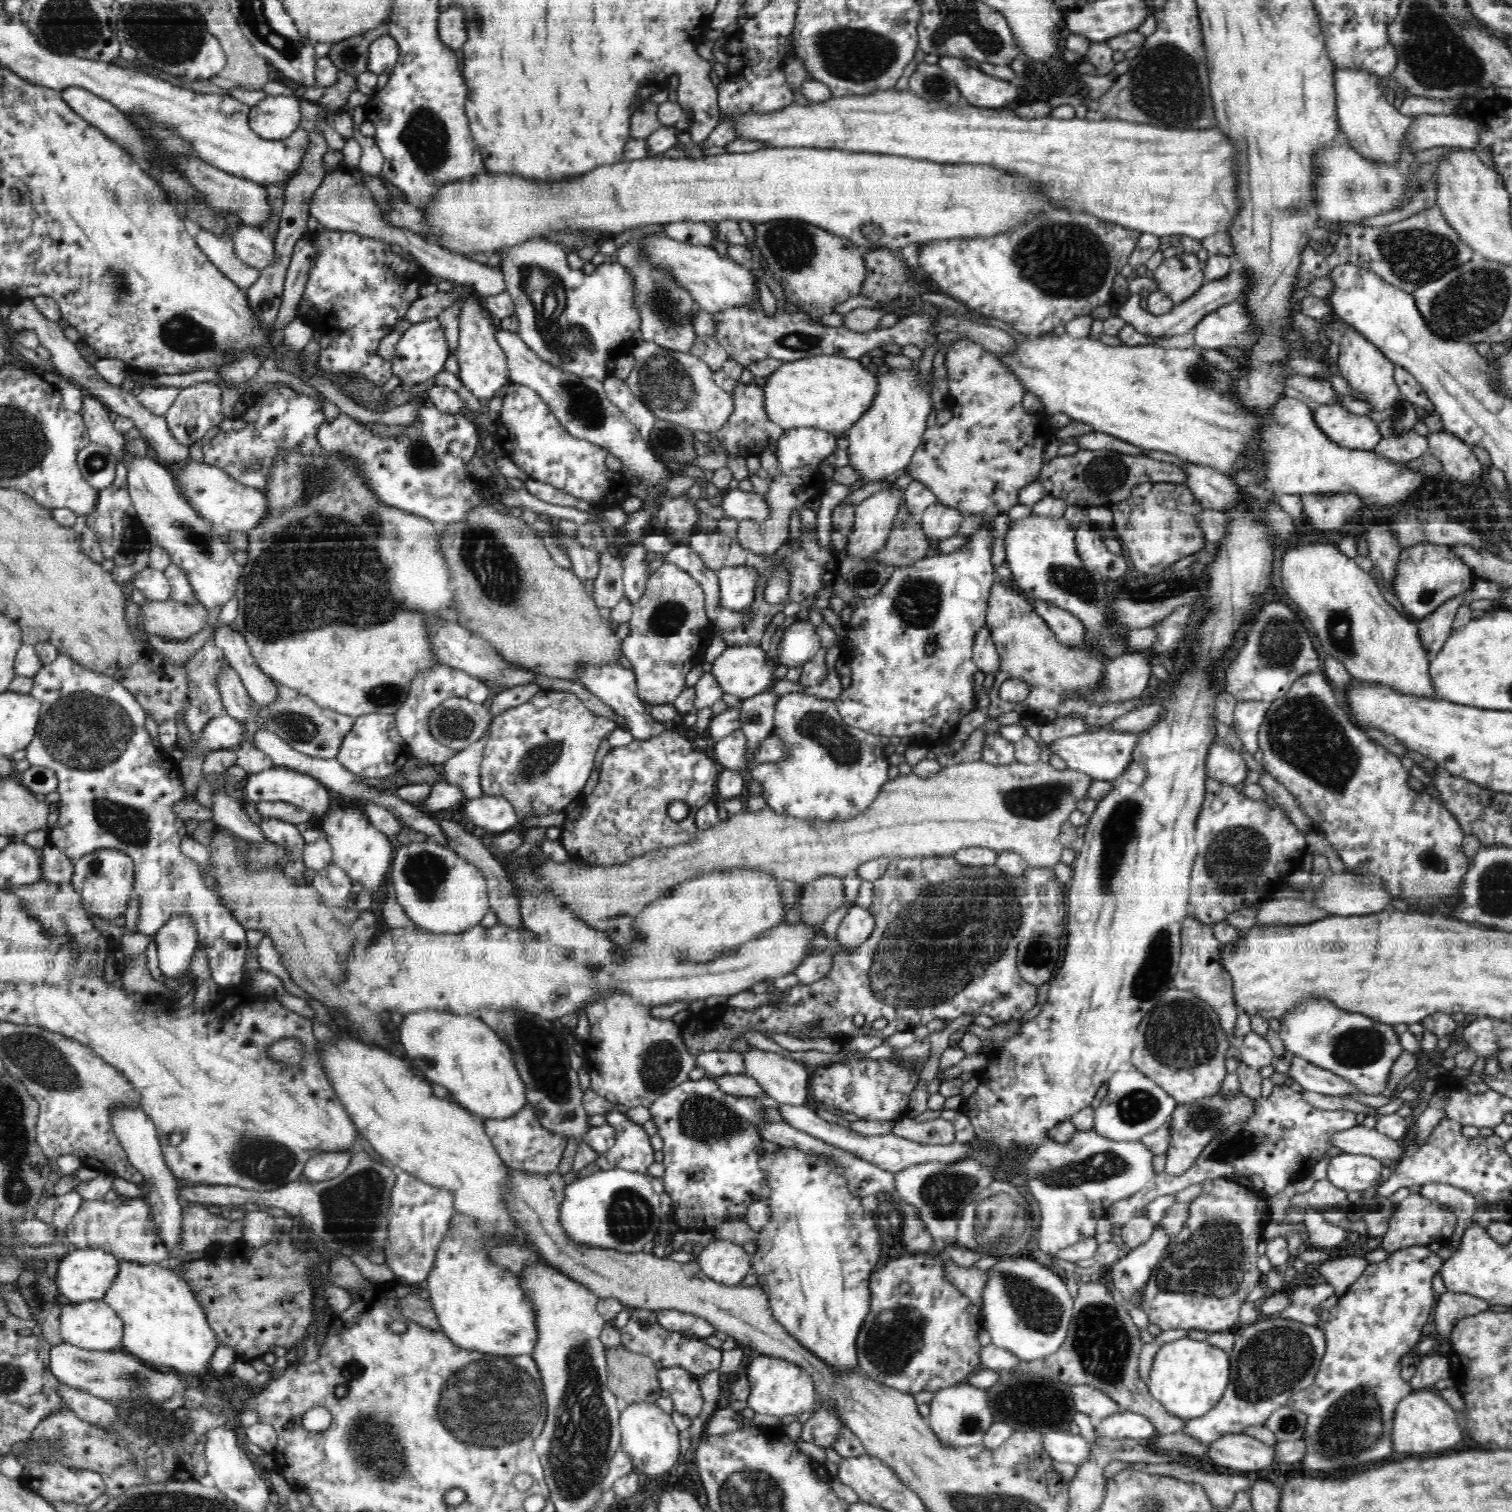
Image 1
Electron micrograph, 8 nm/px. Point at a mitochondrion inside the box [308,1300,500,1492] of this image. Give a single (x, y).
(380, 1454)

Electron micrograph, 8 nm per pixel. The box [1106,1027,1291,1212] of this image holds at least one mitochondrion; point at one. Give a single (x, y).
(1244, 1142)

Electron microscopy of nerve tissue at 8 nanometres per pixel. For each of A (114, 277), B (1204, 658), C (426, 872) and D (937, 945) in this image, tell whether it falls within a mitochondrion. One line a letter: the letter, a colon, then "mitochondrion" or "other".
A: mitochondrion
B: other
C: mitochondrion
D: mitochondrion

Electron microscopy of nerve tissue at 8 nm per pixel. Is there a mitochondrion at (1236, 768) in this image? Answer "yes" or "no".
no

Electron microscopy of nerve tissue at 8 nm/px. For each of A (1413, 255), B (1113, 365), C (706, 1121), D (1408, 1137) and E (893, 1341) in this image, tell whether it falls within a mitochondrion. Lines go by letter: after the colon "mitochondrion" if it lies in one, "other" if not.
A: mitochondrion
B: other
C: mitochondrion
D: other
E: mitochondrion

